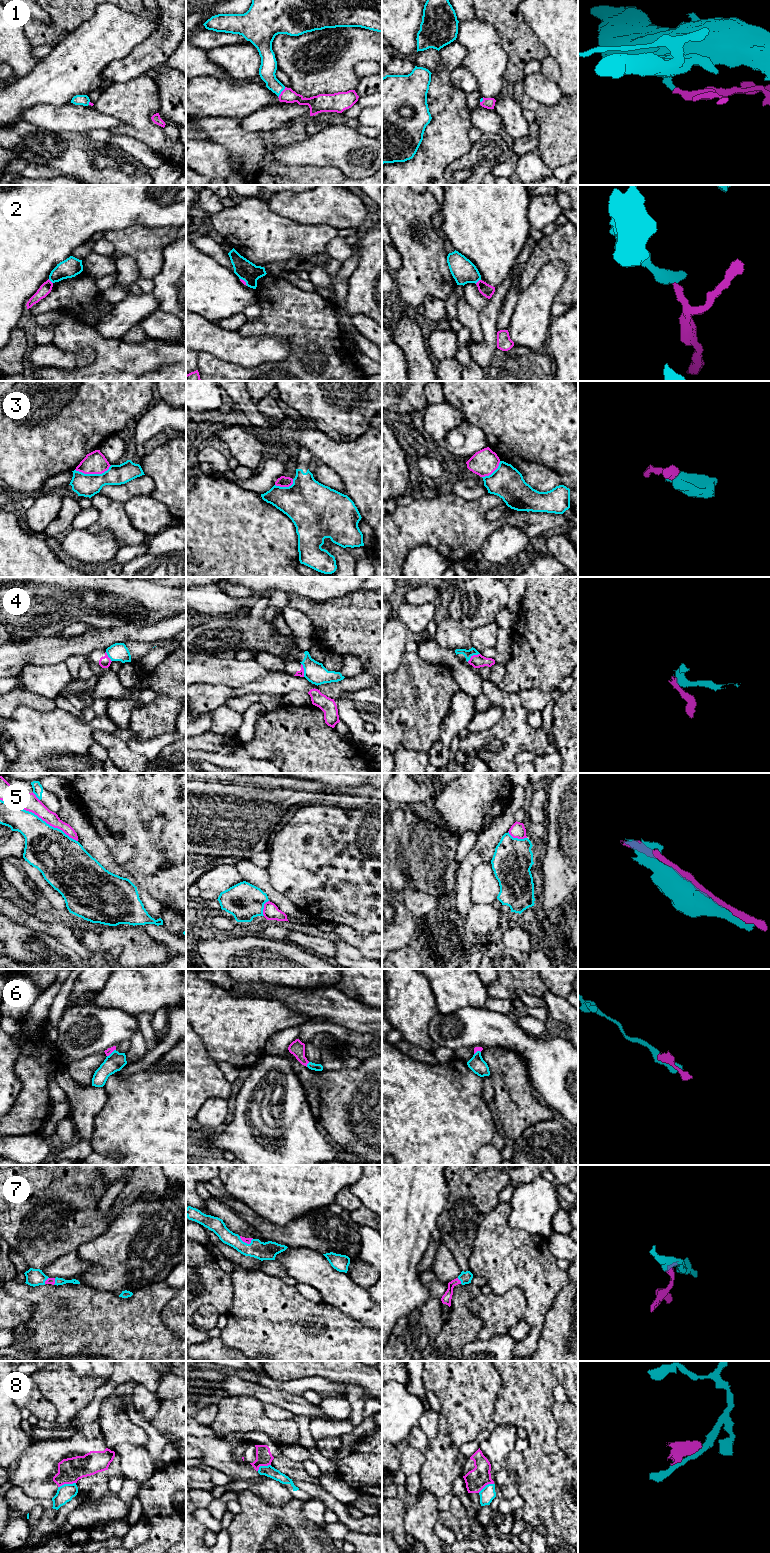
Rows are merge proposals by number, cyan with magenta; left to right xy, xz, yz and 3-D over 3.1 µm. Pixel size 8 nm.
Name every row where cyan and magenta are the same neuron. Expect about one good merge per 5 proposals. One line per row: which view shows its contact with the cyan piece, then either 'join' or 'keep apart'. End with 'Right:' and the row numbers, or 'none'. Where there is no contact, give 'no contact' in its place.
1: meets cyan in xz; join
2: meets cyan in yz; keep apart
3: meets cyan in xy; keep apart
4: meets cyan in yz; keep apart
5: meets cyan in xy; keep apart
6: meets cyan in xy; keep apart
7: meets cyan in yz; join
8: meets cyan in xy; keep apart
Right: 1, 7

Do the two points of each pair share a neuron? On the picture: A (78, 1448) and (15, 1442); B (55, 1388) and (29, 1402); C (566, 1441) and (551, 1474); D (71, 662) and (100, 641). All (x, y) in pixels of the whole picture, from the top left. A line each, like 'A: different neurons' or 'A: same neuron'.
A: different neurons
B: different neurons
C: different neurons
D: different neurons

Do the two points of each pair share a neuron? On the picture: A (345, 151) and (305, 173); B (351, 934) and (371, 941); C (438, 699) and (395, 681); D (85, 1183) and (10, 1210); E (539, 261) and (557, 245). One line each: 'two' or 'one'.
A: two
B: one
C: one
D: one
E: one

